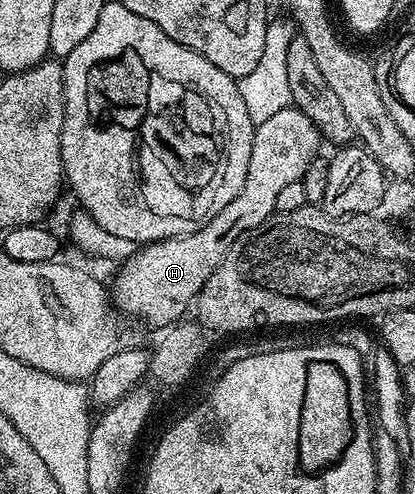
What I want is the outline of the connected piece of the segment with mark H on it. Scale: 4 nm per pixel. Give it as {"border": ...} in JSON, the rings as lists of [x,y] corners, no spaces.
{"border":[[[294,105],[281,109],[281,113],[273,113],[269,121],[261,121],[255,129],[253,149],[249,153],[249,171],[245,177],[245,185],[241,185],[241,193],[237,193],[237,197],[233,197],[233,201],[229,201],[229,205],[225,205],[225,209],[221,209],[221,213],[217,213],[217,217],[213,217],[209,225],[176,239],[142,244],[130,257],[120,262],[115,280],[109,283],[109,294],[116,312],[124,316],[136,315],[141,322],[148,323],[149,326],[155,327],[154,329],[170,327],[180,322],[186,316],[183,314],[194,304],[195,297],[205,285],[205,281],[209,281],[213,269],[217,269],[225,253],[229,253],[233,241],[237,241],[241,233],[261,225],[261,221],[276,214],[275,206],[281,188],[302,180],[305,169],[309,169],[311,162],[320,154],[319,143],[321,144],[321,136],[317,125],[309,121],[309,117],[305,117],[305,113],[301,113]]]}

